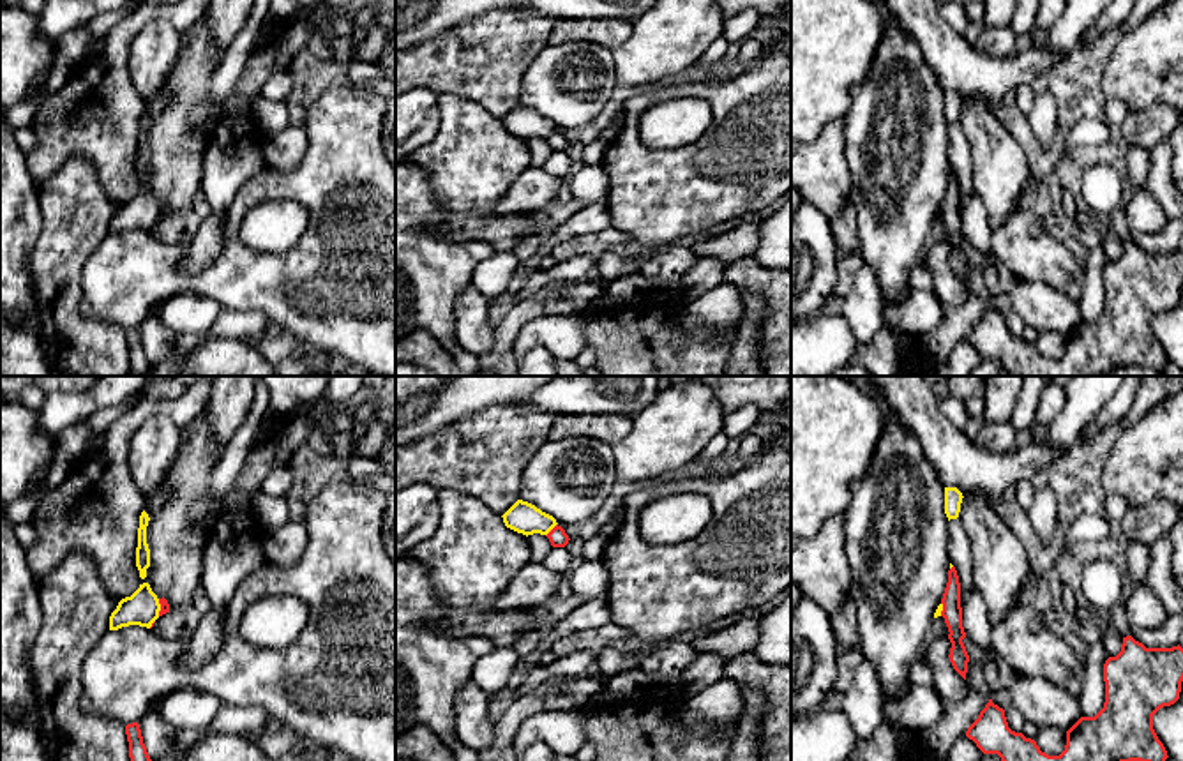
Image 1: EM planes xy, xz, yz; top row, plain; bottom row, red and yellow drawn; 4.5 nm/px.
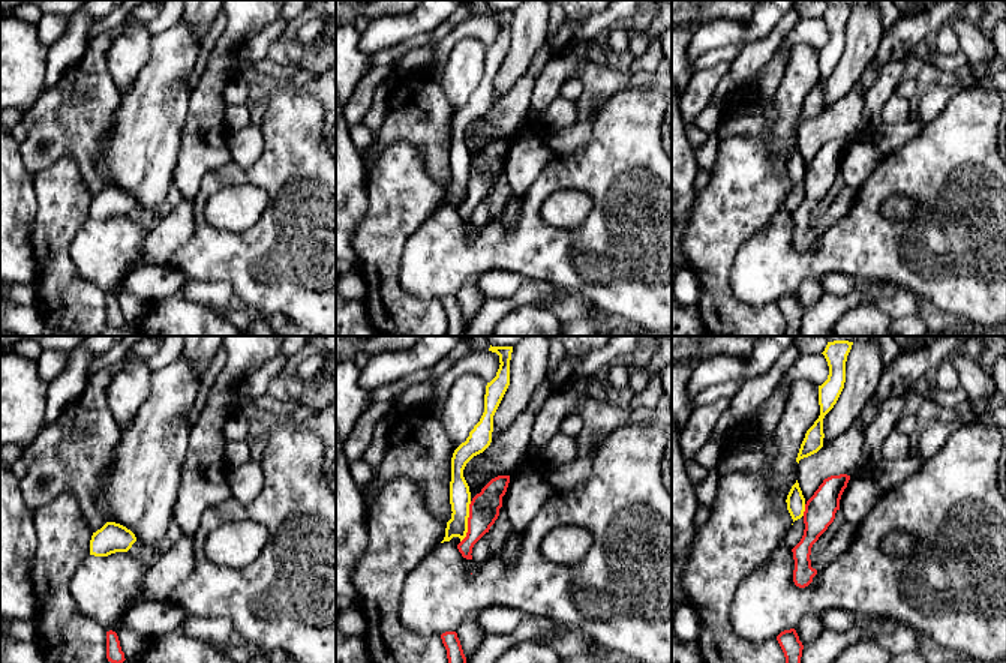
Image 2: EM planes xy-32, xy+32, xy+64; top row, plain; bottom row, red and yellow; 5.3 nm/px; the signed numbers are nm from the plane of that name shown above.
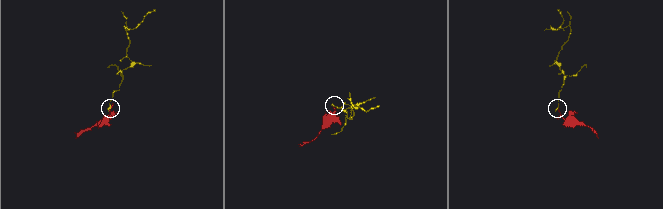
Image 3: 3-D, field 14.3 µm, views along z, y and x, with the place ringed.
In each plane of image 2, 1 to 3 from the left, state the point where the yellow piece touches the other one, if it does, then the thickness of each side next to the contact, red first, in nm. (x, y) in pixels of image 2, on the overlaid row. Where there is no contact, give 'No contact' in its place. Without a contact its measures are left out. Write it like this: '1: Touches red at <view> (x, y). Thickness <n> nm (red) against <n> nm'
1: No contact
2: Touches red at xy+32 (468, 522). Thickness 160 nm (red) against 110 nm
3: Touches red at xy+64 (805, 510). Thickness 170 nm (red) against 100 nm

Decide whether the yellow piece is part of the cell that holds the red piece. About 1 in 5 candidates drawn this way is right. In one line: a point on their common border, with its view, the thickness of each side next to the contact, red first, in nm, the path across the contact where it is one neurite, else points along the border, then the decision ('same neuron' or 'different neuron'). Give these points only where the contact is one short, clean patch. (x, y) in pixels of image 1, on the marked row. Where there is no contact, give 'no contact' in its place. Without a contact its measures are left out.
meets red in xz at (551, 530); 80 nm thick on the red side, 140 nm on the other; border along xz (557, 523), (546, 535); different neuron

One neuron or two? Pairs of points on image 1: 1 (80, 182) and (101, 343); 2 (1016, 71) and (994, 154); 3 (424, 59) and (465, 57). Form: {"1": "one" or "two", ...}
{"1": "one", "2": "two", "3": "one"}

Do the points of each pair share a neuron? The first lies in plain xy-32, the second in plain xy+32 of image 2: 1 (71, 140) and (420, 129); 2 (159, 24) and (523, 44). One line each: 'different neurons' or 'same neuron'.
1: same neuron
2: different neurons

